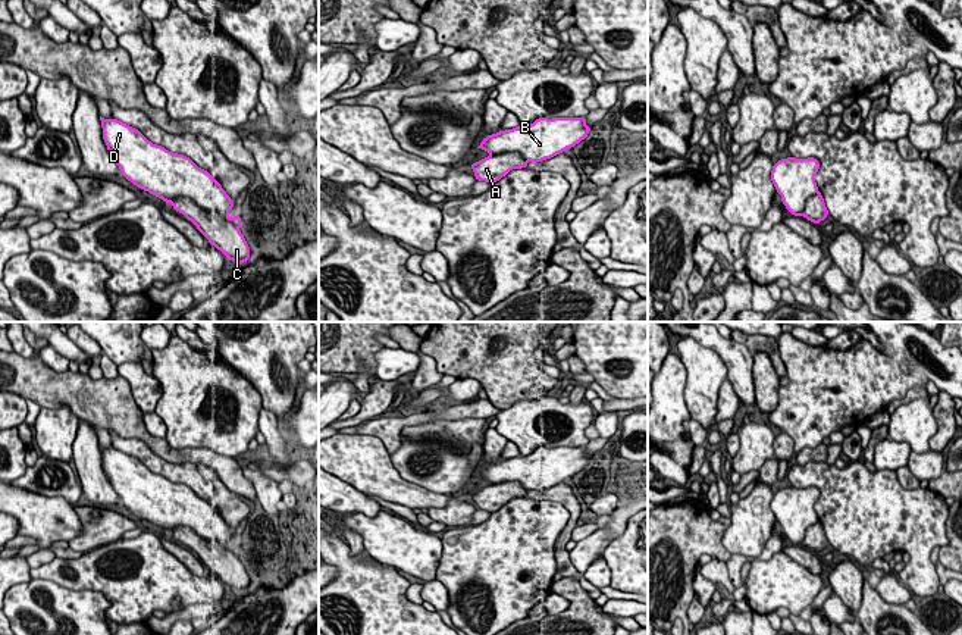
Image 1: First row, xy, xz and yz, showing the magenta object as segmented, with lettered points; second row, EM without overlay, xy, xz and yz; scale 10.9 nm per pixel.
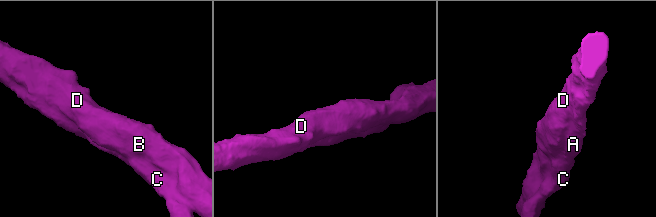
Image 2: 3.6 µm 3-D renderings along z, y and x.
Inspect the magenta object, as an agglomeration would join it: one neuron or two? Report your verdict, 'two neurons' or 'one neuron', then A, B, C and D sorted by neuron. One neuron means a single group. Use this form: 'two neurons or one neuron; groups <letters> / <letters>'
one neuron; groups A B C D

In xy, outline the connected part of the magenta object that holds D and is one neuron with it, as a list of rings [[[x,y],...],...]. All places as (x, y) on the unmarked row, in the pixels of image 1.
[[[100,445],[103,469],[120,503],[138,517],[170,532],[173,538],[191,550],[211,575],[235,592],[250,589],[250,576],[241,563],[241,545],[228,547],[234,531],[222,514],[207,500],[198,497],[189,487],[172,482],[148,470],[138,459],[112,447]]]

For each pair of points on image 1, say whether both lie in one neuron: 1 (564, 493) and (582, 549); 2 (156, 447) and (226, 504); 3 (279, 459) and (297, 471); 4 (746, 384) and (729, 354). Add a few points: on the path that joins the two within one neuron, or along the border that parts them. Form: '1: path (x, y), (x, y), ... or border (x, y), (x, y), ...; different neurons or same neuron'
1: border (567, 553), (572, 565), (580, 575); different neurons
2: border (223, 485), (247, 503); different neurons
3: border (293, 462), (284, 466), (273, 466); different neurons
4: path (740, 377), (736, 362); same neuron

